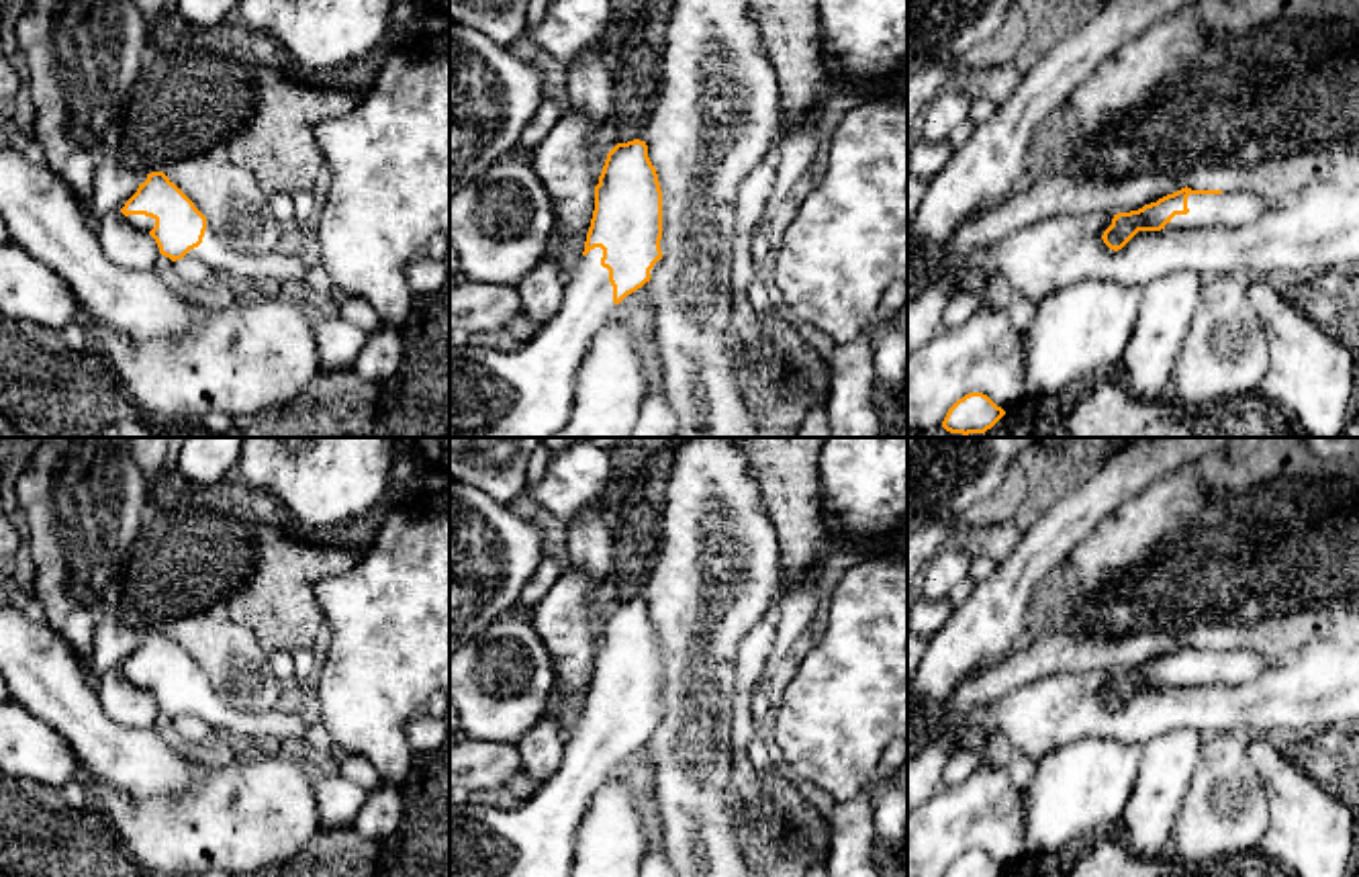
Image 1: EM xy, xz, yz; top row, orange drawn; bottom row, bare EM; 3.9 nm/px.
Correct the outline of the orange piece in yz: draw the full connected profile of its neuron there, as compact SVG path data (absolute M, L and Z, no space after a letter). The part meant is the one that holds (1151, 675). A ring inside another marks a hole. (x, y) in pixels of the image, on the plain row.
M1181 646L1144 662L1138 668L1118 671L1104 689L1104 701L1118 709L1138 689L1243 685L1261 675L1271 662L1257 652Z

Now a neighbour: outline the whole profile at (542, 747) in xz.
M548 711L515 744L521 752L523 773L546 783L562 765L566 734Z

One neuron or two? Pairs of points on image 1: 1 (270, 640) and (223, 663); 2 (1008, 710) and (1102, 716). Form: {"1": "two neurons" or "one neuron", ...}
{"1": "two neurons", "2": "one neuron"}

